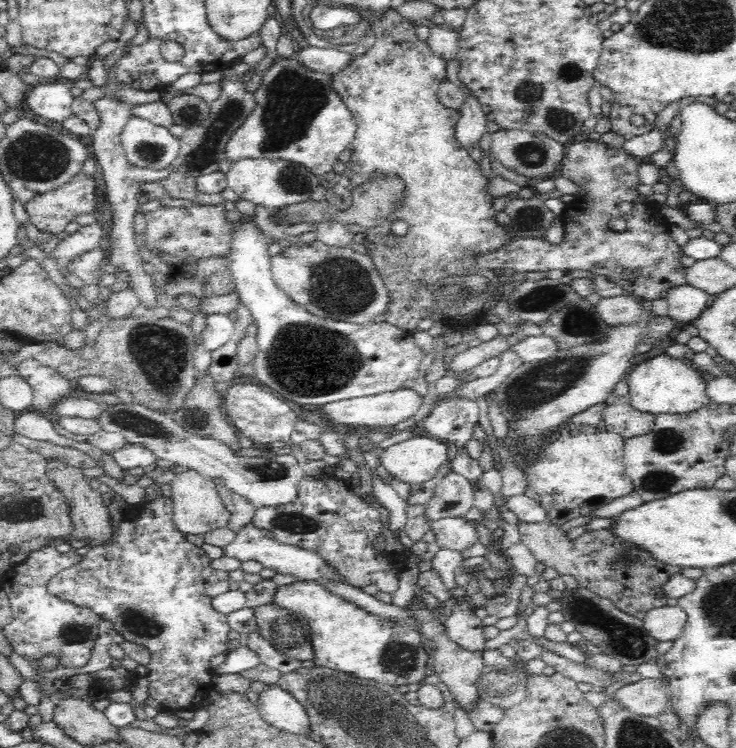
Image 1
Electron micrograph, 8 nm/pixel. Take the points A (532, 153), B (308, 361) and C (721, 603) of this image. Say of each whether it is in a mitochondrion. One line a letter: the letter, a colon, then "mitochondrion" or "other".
A: mitochondrion
B: mitochondrion
C: mitochondrion

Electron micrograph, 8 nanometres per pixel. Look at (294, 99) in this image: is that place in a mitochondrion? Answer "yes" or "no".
yes

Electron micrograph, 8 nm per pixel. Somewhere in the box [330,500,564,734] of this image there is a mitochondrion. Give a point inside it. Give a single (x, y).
(399, 657)

